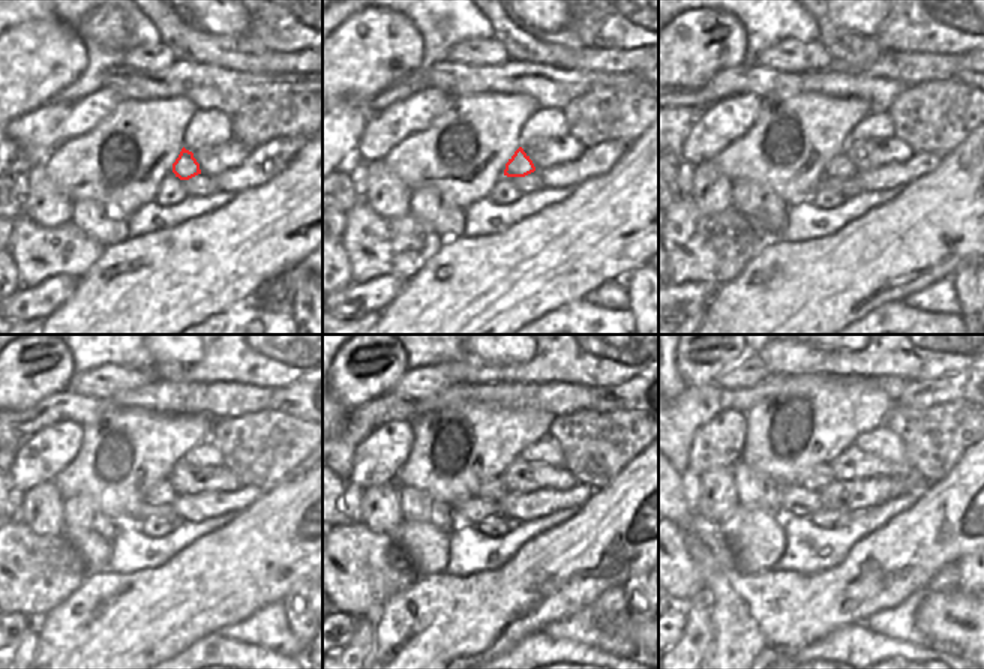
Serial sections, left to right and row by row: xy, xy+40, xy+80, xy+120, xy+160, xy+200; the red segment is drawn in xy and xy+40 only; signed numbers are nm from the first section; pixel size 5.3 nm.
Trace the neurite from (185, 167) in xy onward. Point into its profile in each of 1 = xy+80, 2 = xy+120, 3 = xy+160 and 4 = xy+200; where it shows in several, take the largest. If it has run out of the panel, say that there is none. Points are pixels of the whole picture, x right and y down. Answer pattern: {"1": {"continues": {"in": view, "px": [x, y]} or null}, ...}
{"1": {"continues": {"in": "xy+80", "px": [842, 167]}}, "2": {"continues": {"in": "xy+120", "px": [162, 494]}}, "3": {"continues": {"in": "xy+160", "px": [494, 491]}}, "4": {"continues": {"in": "xy+200", "px": [818, 476]}}}

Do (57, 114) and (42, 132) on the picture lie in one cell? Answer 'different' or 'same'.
same

